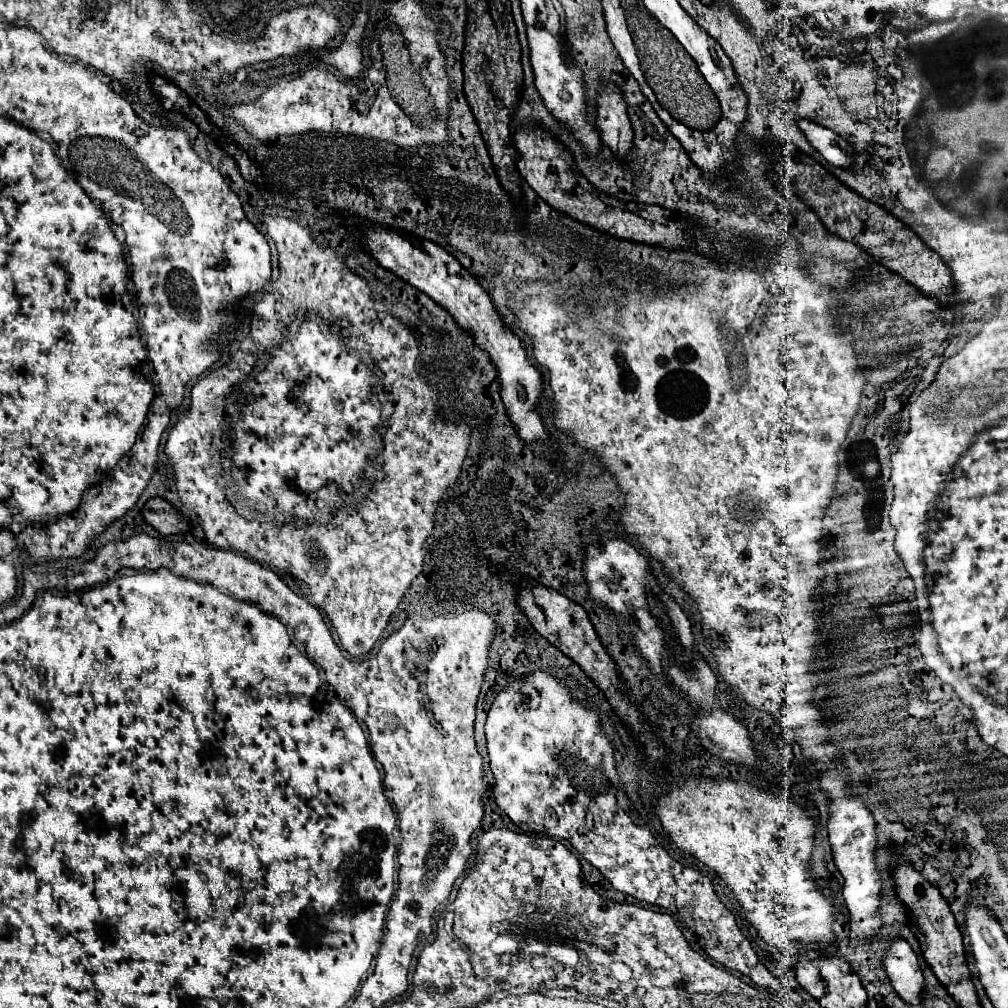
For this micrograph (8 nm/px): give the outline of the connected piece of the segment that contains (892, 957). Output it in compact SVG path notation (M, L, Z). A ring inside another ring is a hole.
M892 941L890 949L884 957L884 969L896 989L896 993L910 1005L922 1003L922 991L924 991L924 973L918 961L918 955L912 951L912 947L904 941Z

